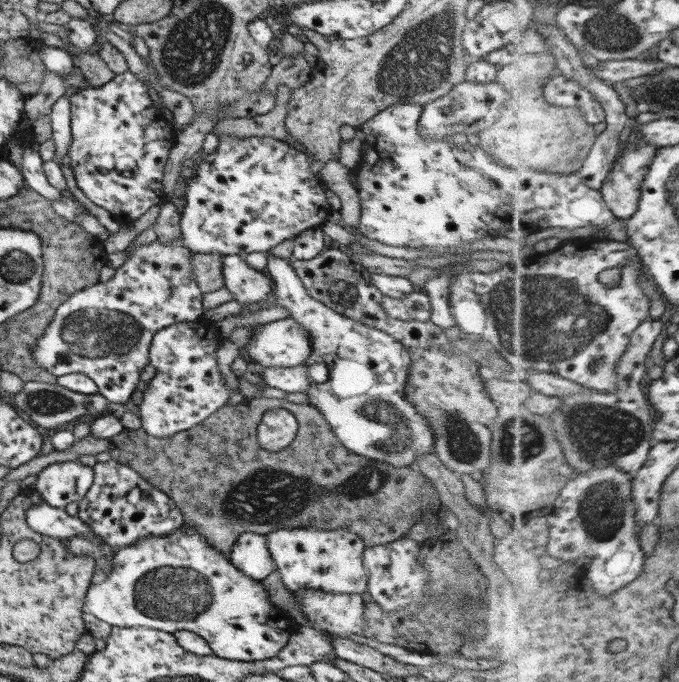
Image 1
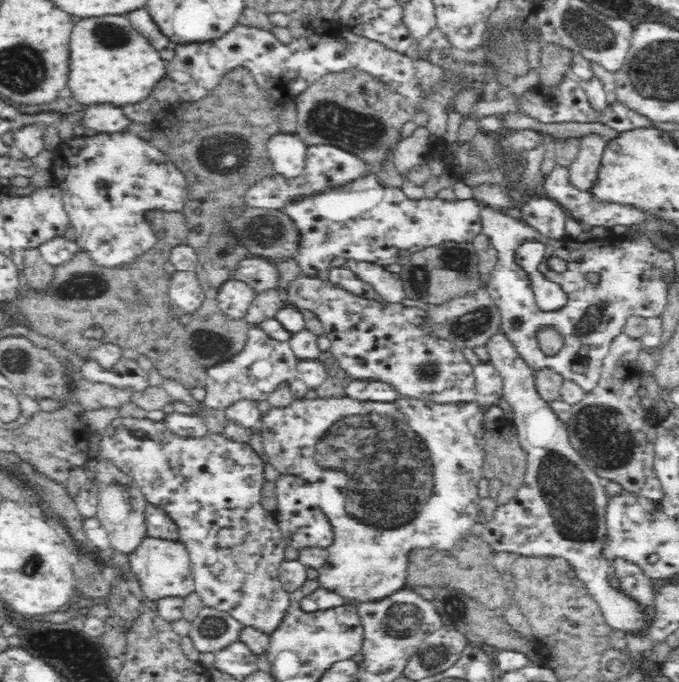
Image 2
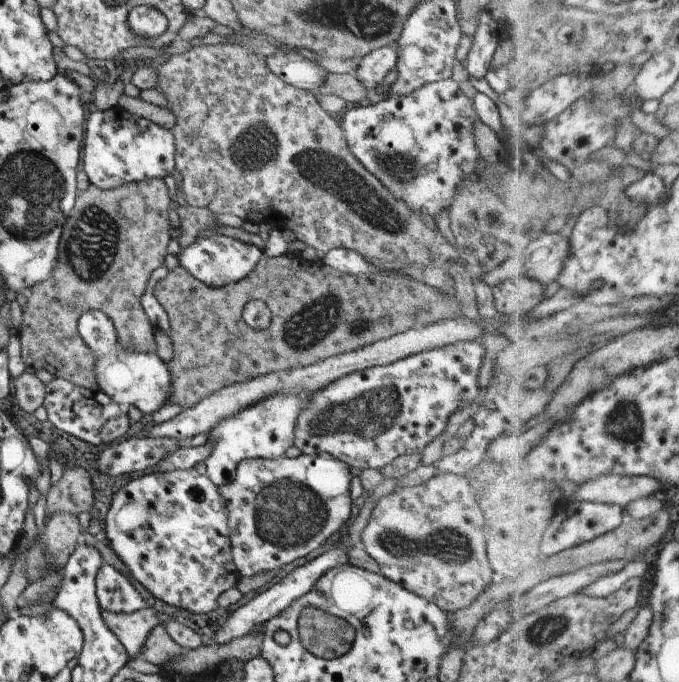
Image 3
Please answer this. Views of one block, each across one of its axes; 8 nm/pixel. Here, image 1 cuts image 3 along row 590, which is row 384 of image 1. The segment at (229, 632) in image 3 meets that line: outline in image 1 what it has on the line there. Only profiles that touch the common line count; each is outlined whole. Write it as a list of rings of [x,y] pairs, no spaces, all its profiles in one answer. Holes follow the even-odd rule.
[[[299,364],[293,368],[264,368],[261,380],[269,388],[277,388],[285,393],[304,393],[313,383],[307,376],[307,365]]]

